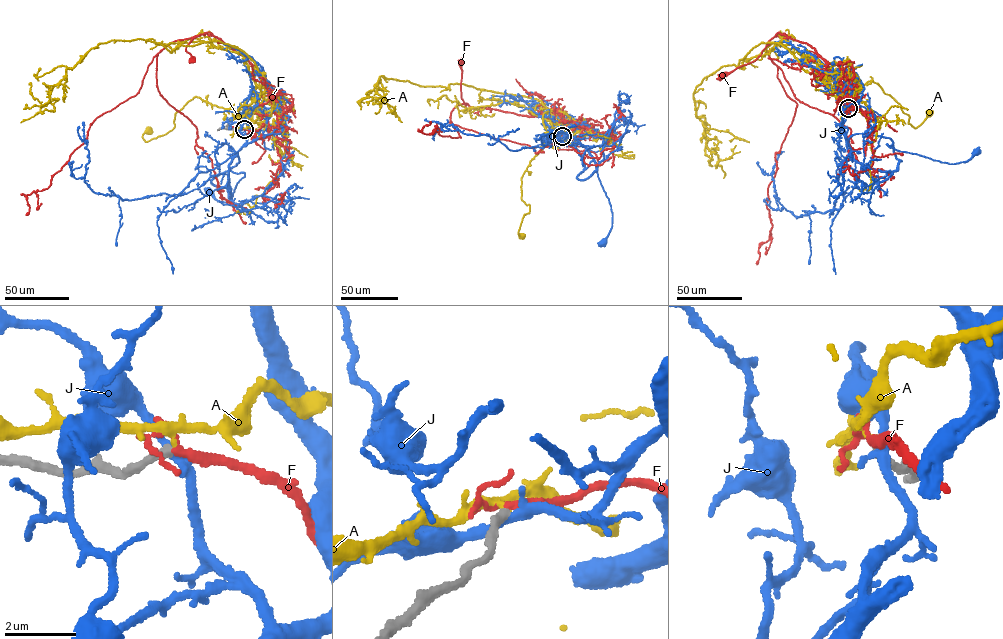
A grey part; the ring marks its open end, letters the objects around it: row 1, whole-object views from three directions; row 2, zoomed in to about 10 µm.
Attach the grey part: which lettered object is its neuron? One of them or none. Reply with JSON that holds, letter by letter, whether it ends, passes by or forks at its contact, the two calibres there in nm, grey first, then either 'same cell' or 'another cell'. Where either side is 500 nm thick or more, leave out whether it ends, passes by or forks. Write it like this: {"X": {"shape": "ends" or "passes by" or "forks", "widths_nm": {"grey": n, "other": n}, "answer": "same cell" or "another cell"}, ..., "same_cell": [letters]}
{"A": {"shape": "passes by", "widths_nm": {"grey": 240, "other": 220}, "answer": "another cell"}, "F": {"shape": "passes by", "widths_nm": {"grey": 240, "other": 180}, "answer": "same cell"}, "J": {"shape": "passes by", "widths_nm": {"grey": 240, "other": 240}, "answer": "another cell"}, "same_cell": ["F"]}

